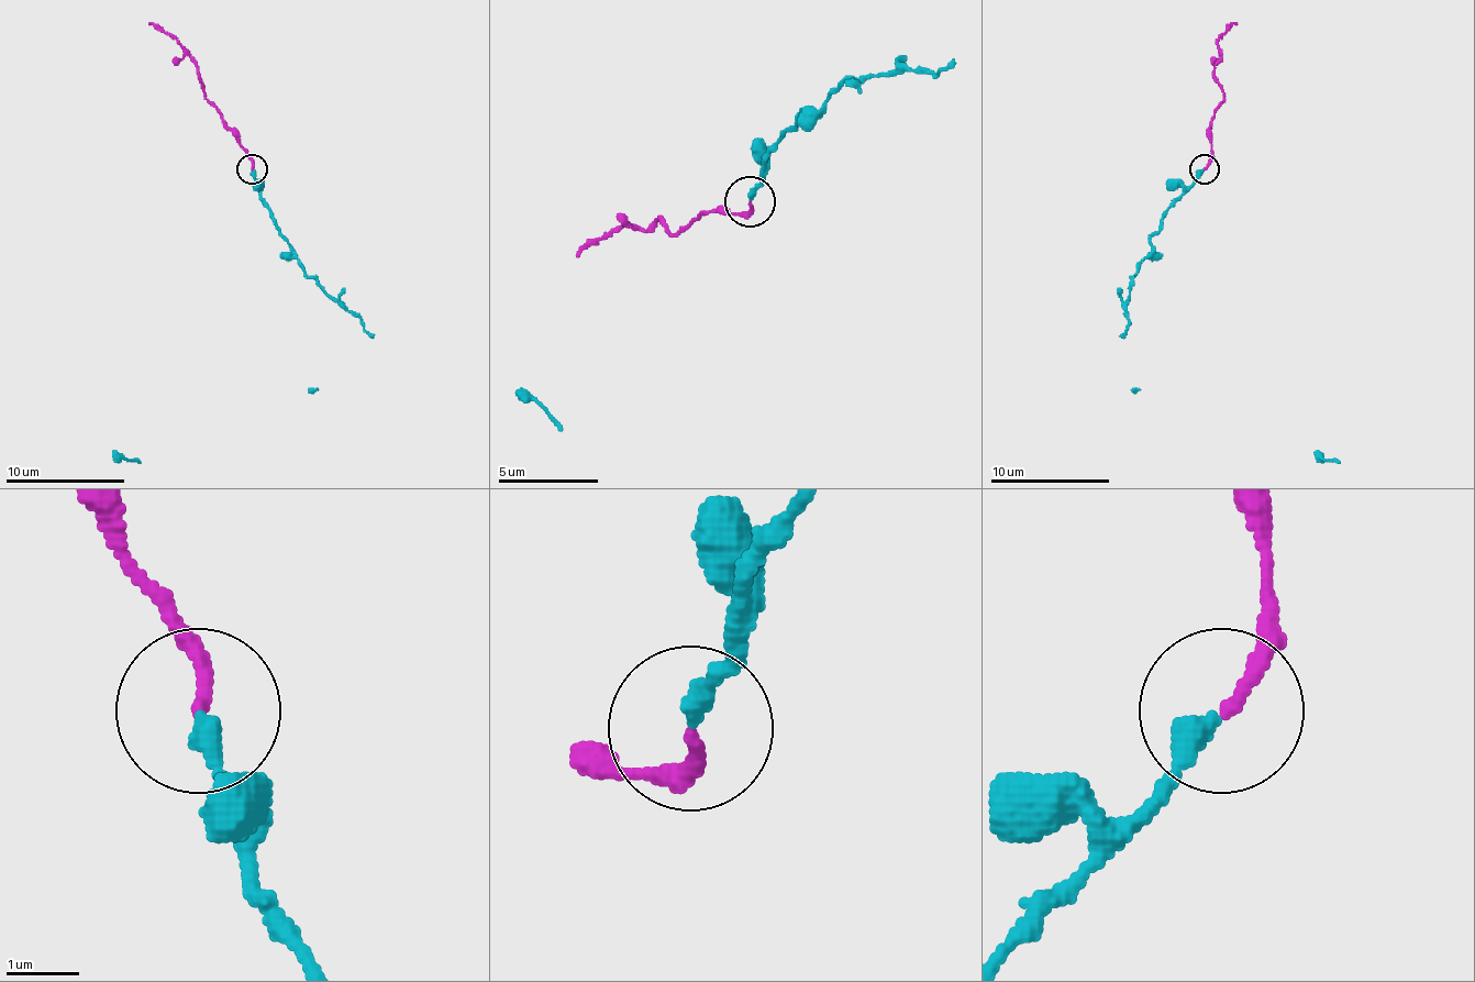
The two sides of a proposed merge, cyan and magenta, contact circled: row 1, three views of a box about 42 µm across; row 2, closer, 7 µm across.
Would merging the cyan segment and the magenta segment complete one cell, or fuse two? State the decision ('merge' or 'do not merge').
merge

